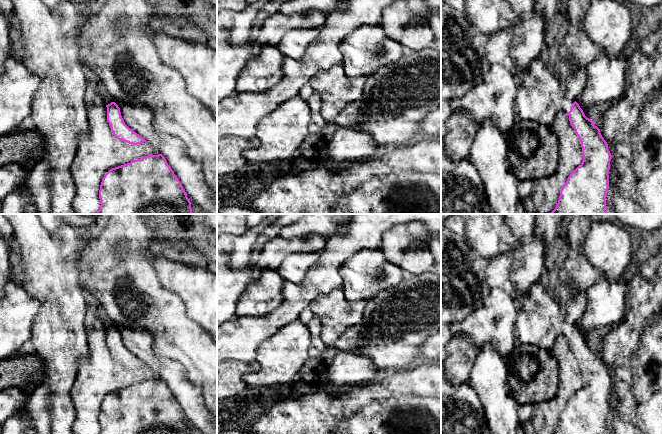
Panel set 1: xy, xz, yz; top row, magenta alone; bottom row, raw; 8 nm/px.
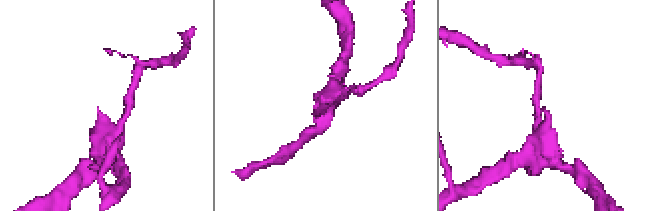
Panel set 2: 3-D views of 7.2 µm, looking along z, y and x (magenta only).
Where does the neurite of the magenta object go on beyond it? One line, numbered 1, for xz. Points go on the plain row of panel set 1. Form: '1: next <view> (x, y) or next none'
1: next none

